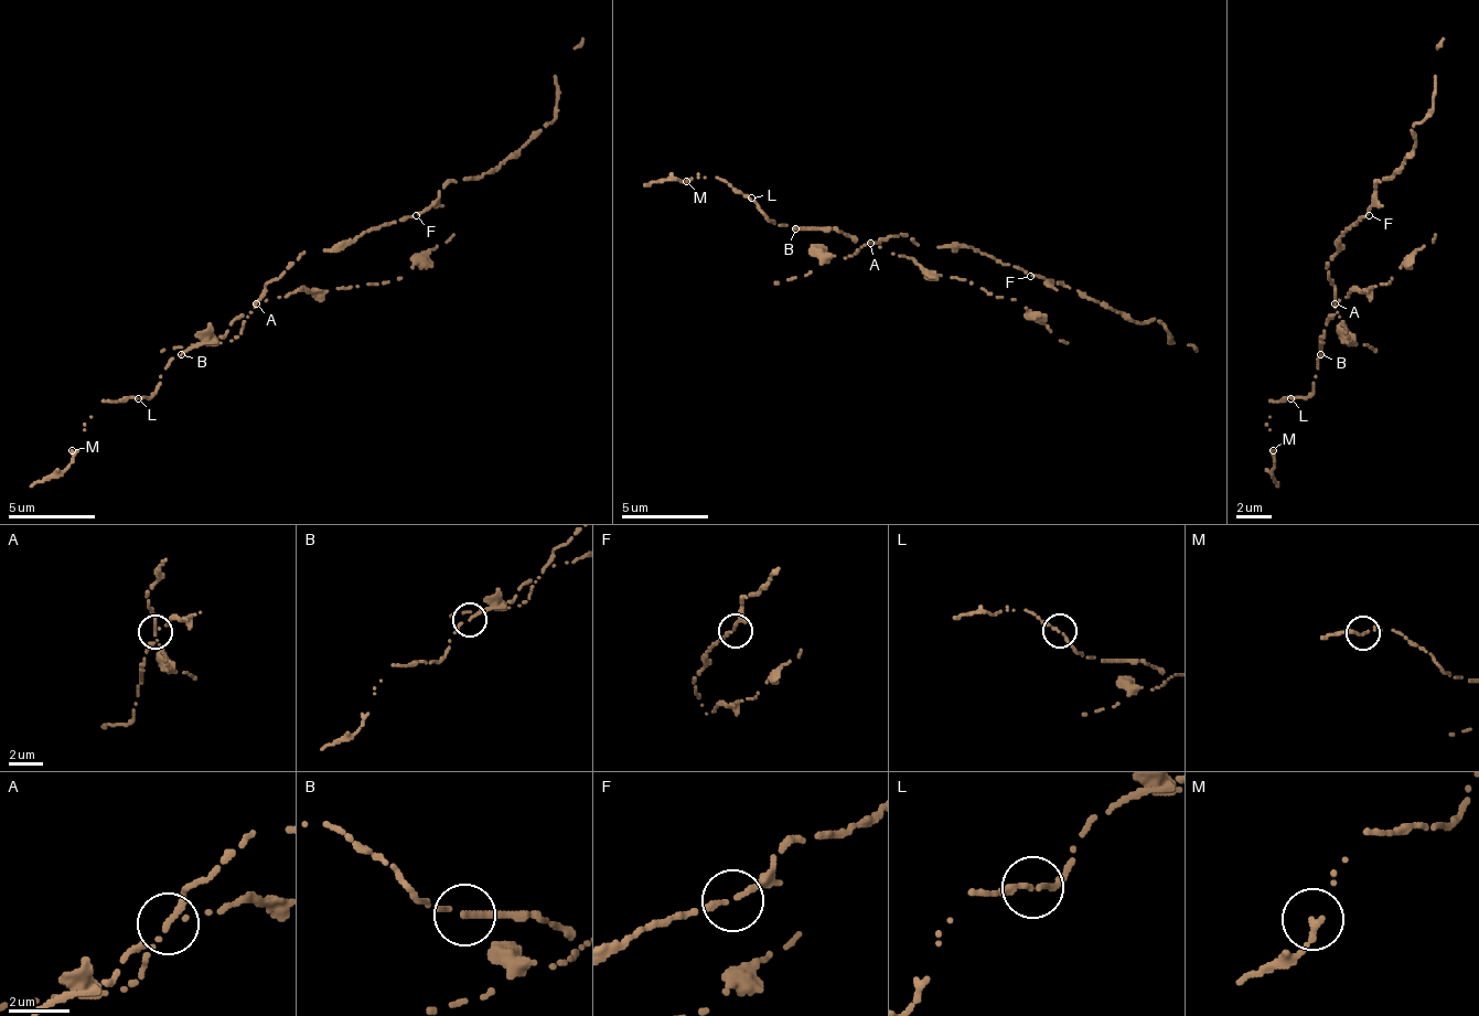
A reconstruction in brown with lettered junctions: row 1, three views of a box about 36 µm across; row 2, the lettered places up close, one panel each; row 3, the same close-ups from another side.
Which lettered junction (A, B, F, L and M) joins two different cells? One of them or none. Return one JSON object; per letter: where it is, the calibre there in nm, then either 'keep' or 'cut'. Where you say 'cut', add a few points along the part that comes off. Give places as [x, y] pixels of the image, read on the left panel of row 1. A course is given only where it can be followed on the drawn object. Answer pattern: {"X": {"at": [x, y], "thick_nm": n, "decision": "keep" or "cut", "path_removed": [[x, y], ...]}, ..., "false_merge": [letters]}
{"A": {"at": [256, 303], "thick_nm": 240, "decision": "cut", "path_removed": [[255, 302], [295, 289], [398, 280], [456, 233]]}, "B": {"at": [181, 354], "thick_nm": 280, "decision": "keep"}, "F": {"at": [416, 215], "thick_nm": 240, "decision": "keep"}, "L": {"at": [138, 398], "thick_nm": 190, "decision": "keep"}, "M": {"at": [72, 450], "thick_nm": 220, "decision": "keep"}, "false_merge": ["A"]}

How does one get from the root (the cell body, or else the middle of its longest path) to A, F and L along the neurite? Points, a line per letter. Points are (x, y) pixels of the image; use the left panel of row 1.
A: (299, 259), (277, 276), (255, 302)
F: (299, 259), (303, 250), (342, 250), (368, 228), (416, 215)
L: (299, 259), (246, 316), (172, 359), (159, 389), (138, 398)

